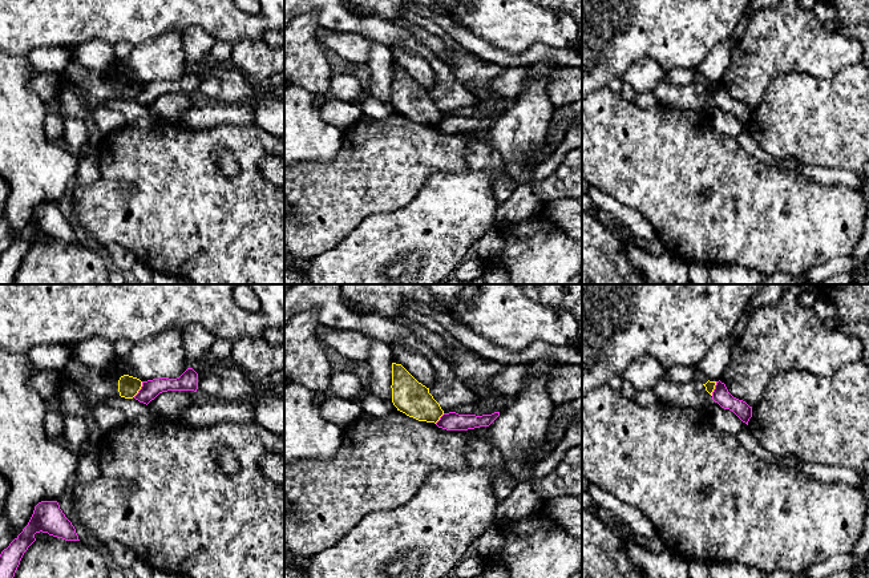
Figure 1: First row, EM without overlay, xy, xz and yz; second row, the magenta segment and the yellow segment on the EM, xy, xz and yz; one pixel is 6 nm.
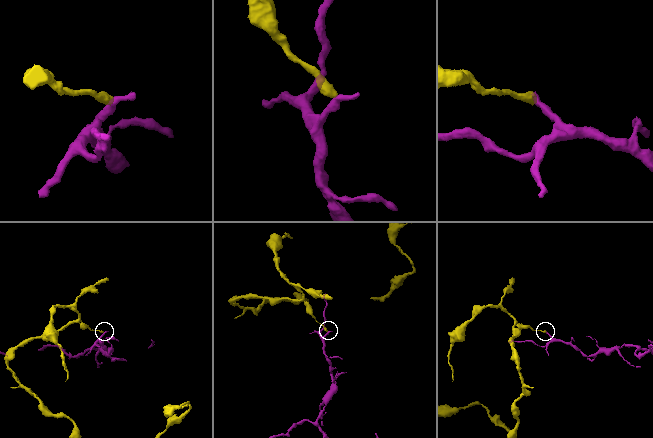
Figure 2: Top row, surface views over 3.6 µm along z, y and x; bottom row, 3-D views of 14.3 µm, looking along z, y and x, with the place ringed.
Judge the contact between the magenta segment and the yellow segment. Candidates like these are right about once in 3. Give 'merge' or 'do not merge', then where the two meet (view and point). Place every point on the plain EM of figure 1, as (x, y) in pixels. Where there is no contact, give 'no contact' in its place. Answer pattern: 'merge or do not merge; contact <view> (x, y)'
do not merge; contact xy (140, 92)

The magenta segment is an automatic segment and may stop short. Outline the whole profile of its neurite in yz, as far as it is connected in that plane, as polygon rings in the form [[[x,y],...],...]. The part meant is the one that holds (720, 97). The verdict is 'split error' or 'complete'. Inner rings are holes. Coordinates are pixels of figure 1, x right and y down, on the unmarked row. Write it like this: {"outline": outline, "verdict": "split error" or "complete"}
{"outline": [[[716,84],[715,92],[712,94],[712,102],[718,105],[722,110],[732,113],[743,125],[748,128],[752,120],[752,109],[745,104],[733,100],[724,85]]], "verdict": "complete"}

